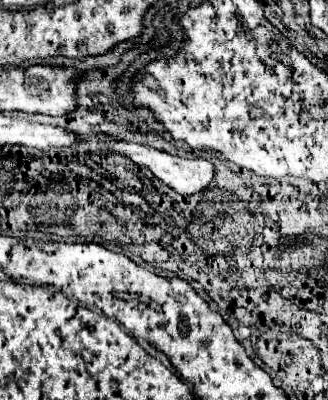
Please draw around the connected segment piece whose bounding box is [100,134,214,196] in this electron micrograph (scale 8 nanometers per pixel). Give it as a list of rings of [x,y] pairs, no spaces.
[[[100,134],[100,142],[106,144],[112,152],[116,152],[116,154],[132,160],[134,164],[148,168],[160,182],[164,182],[166,186],[170,186],[172,190],[176,190],[182,196],[188,196],[188,194],[204,190],[208,186],[208,182],[212,180],[212,174],[214,174],[212,164],[208,160],[204,160],[204,158],[180,158],[180,156],[172,156],[168,152],[156,150],[156,148],[150,148],[150,146],[126,142],[126,140],[114,140],[114,138],[106,136],[106,134]]]

